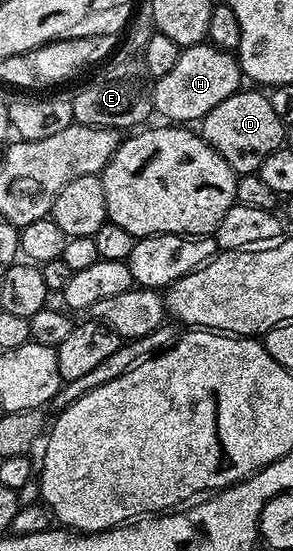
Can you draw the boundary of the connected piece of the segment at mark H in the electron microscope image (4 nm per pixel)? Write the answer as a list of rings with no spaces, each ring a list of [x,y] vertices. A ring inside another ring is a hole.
[[[208,43],[191,45],[182,48],[175,67],[171,67],[167,75],[152,82],[153,113],[165,117],[161,119],[169,123],[197,123],[211,111],[211,107],[223,103],[223,99],[238,92],[242,85],[241,62],[233,53]]]

